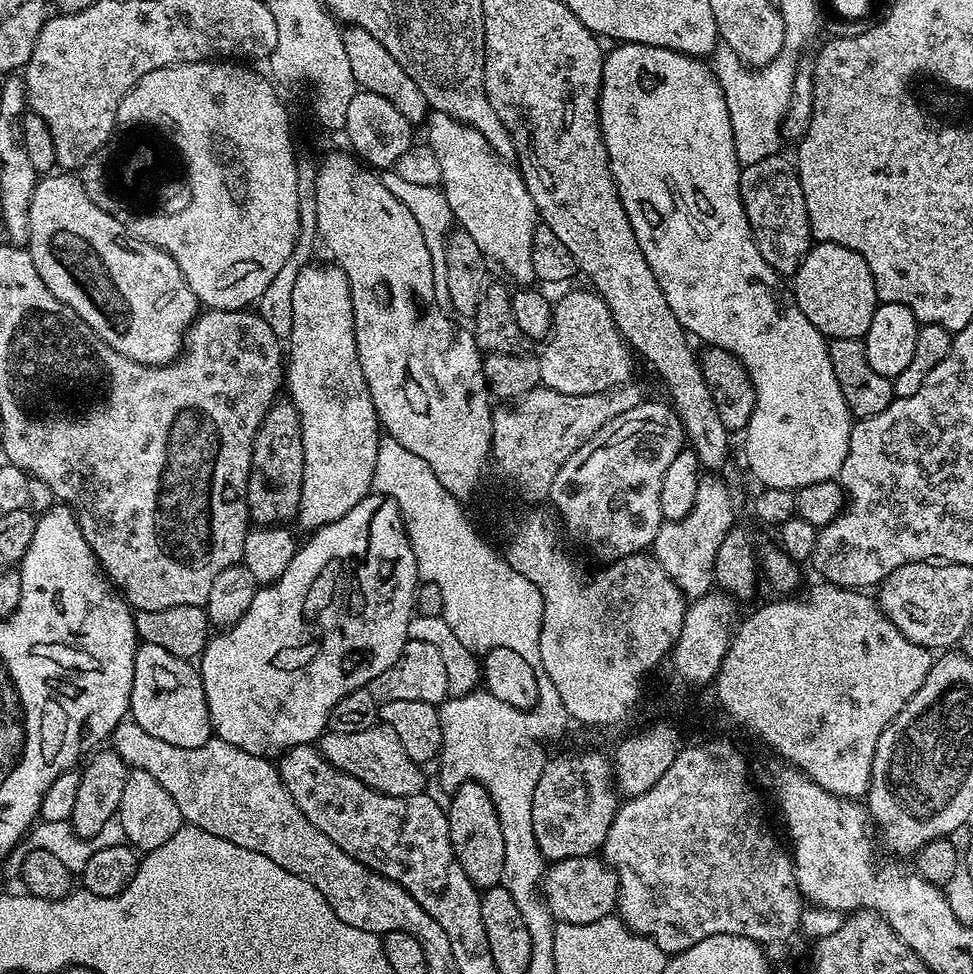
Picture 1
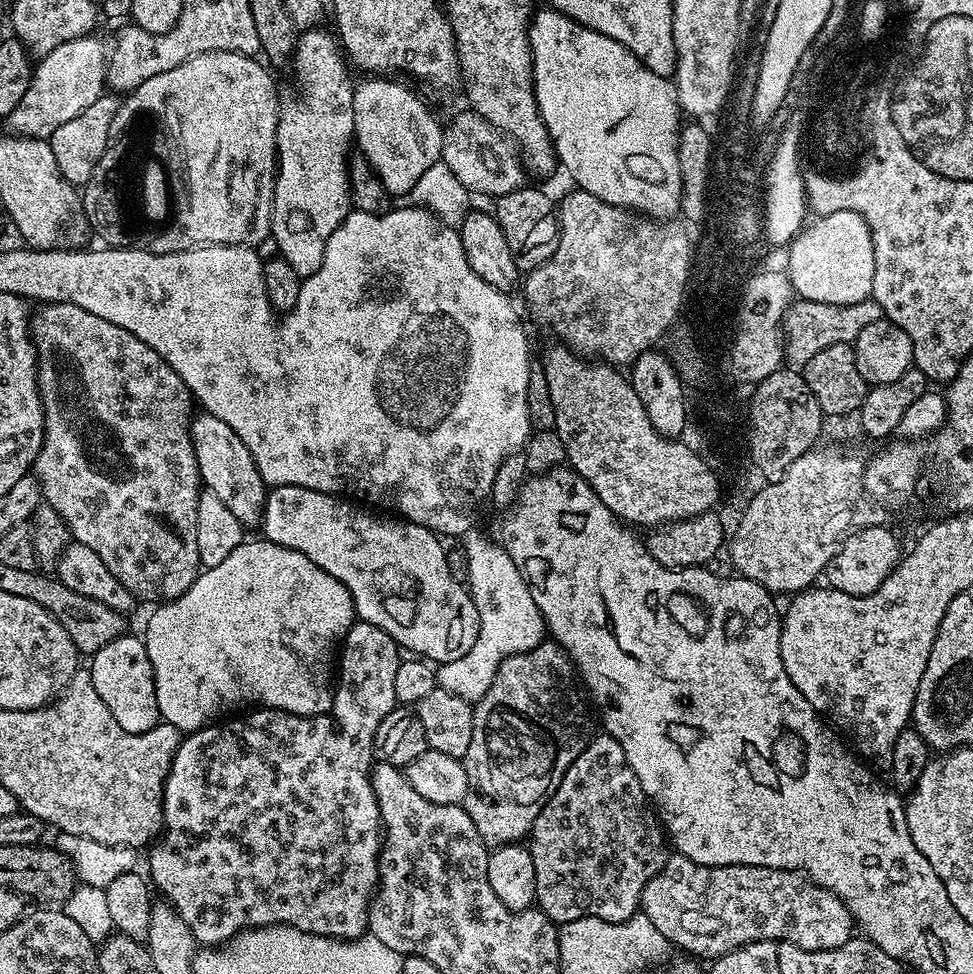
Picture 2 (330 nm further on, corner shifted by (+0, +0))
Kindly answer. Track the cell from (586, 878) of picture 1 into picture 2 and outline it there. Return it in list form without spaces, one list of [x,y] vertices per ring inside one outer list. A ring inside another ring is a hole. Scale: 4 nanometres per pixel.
[[[679,854],[669,855],[663,870],[658,874],[654,874],[654,878],[650,878],[650,882],[646,882],[646,890],[642,890],[642,898],[640,899],[640,912],[646,918],[650,918],[650,922],[654,922],[658,934],[666,937],[669,945],[676,947],[677,944],[684,951],[681,953],[687,954],[692,958],[701,958],[700,956],[715,958],[726,954],[730,950],[759,940],[775,940],[781,944],[793,944],[802,950],[814,950],[815,952],[818,950],[834,950],[838,946],[842,946],[847,940],[853,939],[854,936],[854,921],[851,914],[848,913],[846,905],[833,892],[818,886],[813,880],[808,879],[807,876],[799,872],[774,870],[773,868],[763,868],[762,866],[702,866],[698,862]]]

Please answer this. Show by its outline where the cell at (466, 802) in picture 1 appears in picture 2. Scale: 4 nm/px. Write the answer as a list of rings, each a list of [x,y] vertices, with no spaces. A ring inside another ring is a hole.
[[[548,638],[543,644],[534,646],[534,650],[526,650],[503,660],[490,690],[486,690],[482,699],[475,701],[472,714],[474,734],[470,734],[470,750],[466,750],[463,759],[468,793],[462,806],[470,814],[470,822],[474,822],[482,842],[490,850],[523,841],[531,833],[542,806],[554,790],[558,790],[574,758],[586,750],[594,729],[588,725],[588,712],[580,701],[581,689],[576,681],[577,676],[572,660],[562,646]]]

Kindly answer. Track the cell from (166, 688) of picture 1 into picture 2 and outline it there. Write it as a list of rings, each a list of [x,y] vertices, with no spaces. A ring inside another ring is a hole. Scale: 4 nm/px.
[[[125,634],[114,638],[114,642],[106,642],[102,650],[91,653],[90,660],[94,690],[98,690],[98,698],[106,702],[106,710],[114,714],[114,722],[118,722],[122,730],[142,734],[161,723],[154,666],[150,666],[150,654],[146,654],[146,646],[139,635]]]

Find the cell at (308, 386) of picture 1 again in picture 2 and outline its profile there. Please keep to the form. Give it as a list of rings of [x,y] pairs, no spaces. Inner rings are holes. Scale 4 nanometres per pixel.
[[[313,26],[301,31],[296,44],[296,55],[290,61],[290,69],[296,75],[296,97],[285,99],[280,110],[276,131],[276,178],[272,185],[272,231],[277,239],[281,257],[297,271],[299,276],[312,276],[322,266],[326,254],[326,242],[334,230],[353,211],[352,187],[348,184],[348,144],[353,143],[354,130],[354,80],[348,77],[349,65],[345,53],[331,31],[319,32]]]

